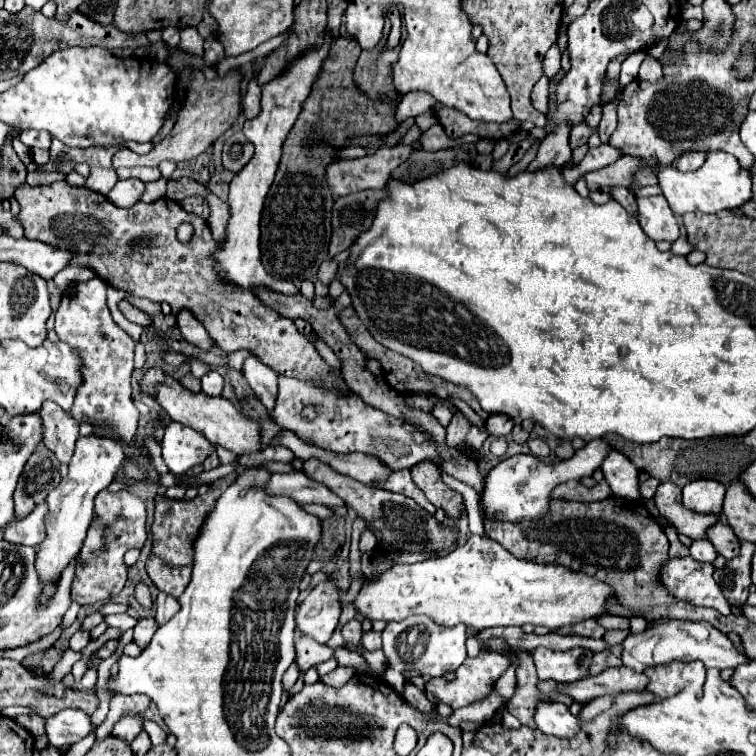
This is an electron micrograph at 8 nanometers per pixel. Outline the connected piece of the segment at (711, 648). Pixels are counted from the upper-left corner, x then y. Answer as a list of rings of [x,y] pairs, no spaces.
[[[668,621],[662,625],[656,625],[648,631],[644,631],[644,637],[652,637],[652,635],[660,635],[656,649],[654,649],[654,665],[664,665],[670,661],[696,661],[700,659],[706,669],[716,667],[716,669],[736,669],[742,659],[738,657],[748,657],[746,653],[738,653],[734,643],[718,629],[714,629],[710,623],[704,621]]]

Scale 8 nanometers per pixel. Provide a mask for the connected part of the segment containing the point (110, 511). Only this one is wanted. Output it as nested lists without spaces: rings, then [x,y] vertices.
[[[100,491],[95,498],[95,518],[84,540],[80,561],[76,569],[76,579],[72,583],[72,599],[80,605],[94,605],[98,601],[110,601],[118,597],[126,583],[124,553],[128,549],[142,549],[146,541],[146,507],[130,491],[110,493]]]

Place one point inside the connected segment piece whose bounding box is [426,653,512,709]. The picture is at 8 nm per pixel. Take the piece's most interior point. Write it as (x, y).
(476, 678)

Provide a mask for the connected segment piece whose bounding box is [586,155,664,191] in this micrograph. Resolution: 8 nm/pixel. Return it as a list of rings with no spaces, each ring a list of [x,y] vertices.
[[[624,155],[616,163],[604,167],[604,169],[586,173],[586,183],[588,183],[590,191],[604,189],[604,187],[610,187],[610,185],[630,187],[634,183],[634,177],[636,177],[636,173],[640,169],[650,169],[654,173],[660,173],[664,167],[660,163],[640,163],[640,159]]]

